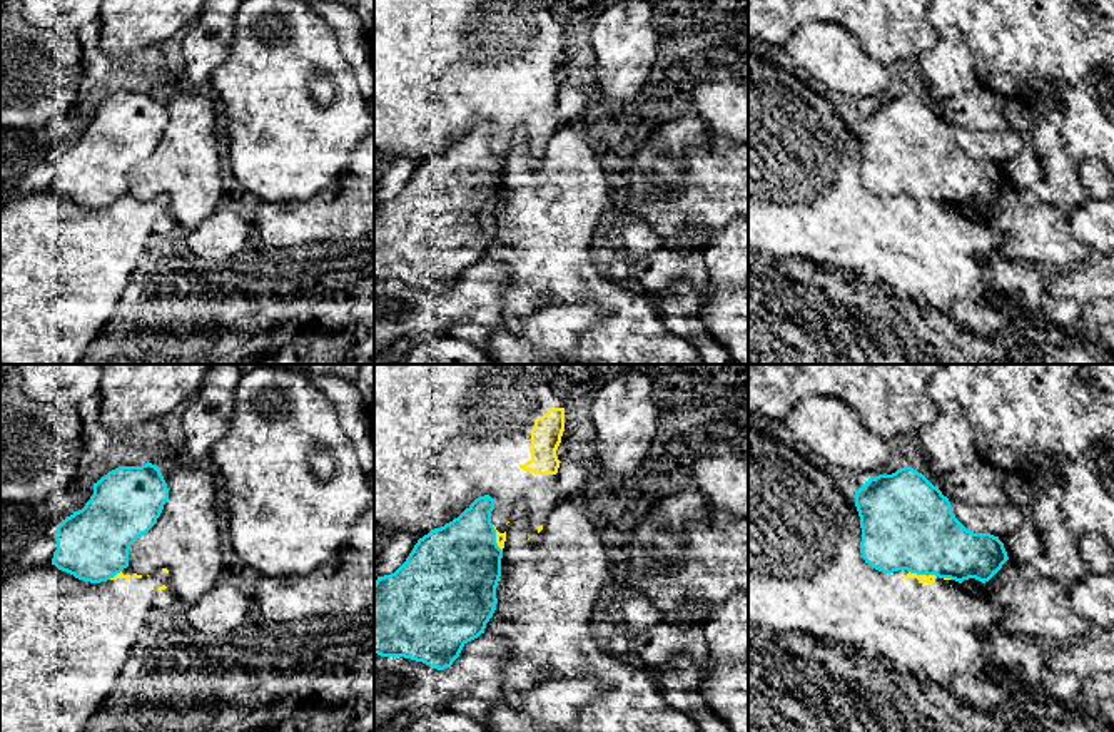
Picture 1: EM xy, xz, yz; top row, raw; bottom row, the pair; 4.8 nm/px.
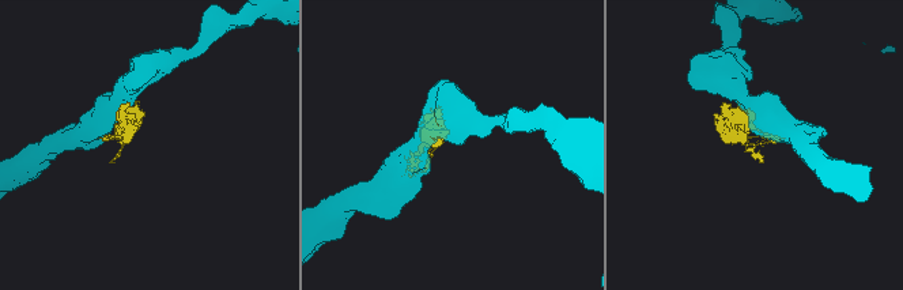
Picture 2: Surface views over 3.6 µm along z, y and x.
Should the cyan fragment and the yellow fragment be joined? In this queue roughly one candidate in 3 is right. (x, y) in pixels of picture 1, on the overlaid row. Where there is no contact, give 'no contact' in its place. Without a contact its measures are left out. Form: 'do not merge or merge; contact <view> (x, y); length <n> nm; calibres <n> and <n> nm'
do not merge; contact yz (917, 574); length 90 nm; calibres 440 and 50 nm

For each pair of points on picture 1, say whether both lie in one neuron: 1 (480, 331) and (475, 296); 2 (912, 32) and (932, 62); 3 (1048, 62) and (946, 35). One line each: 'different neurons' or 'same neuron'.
1: different neurons
2: different neurons
3: different neurons

